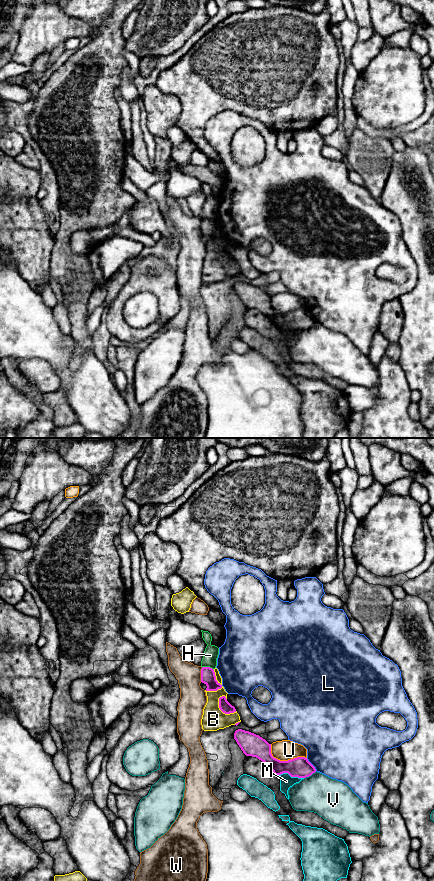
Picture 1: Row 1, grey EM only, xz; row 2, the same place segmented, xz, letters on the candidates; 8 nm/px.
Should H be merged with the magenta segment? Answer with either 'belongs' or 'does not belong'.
does not belong

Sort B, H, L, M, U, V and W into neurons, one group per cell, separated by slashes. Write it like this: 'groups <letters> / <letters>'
groups B / H / L / M / U / V / W

